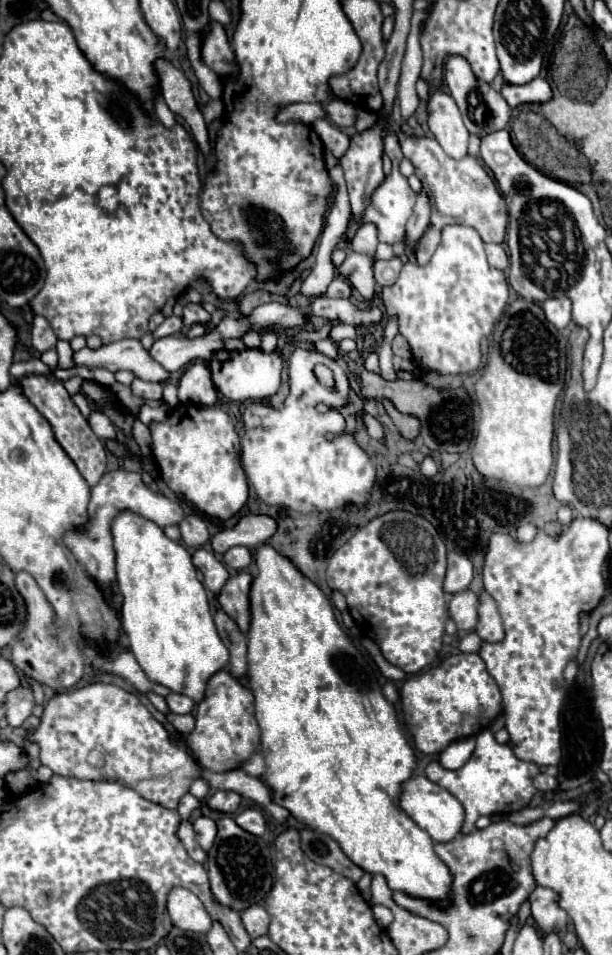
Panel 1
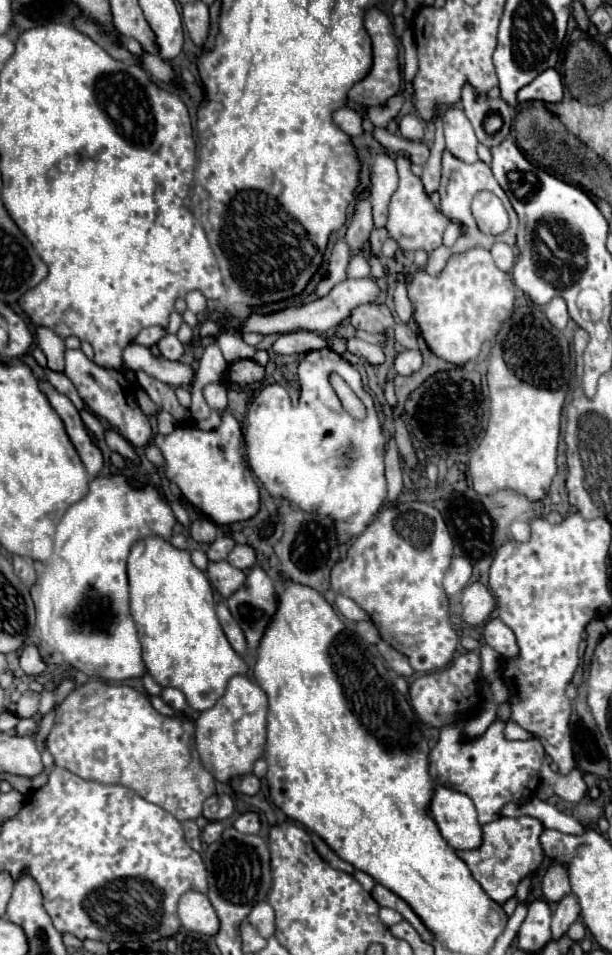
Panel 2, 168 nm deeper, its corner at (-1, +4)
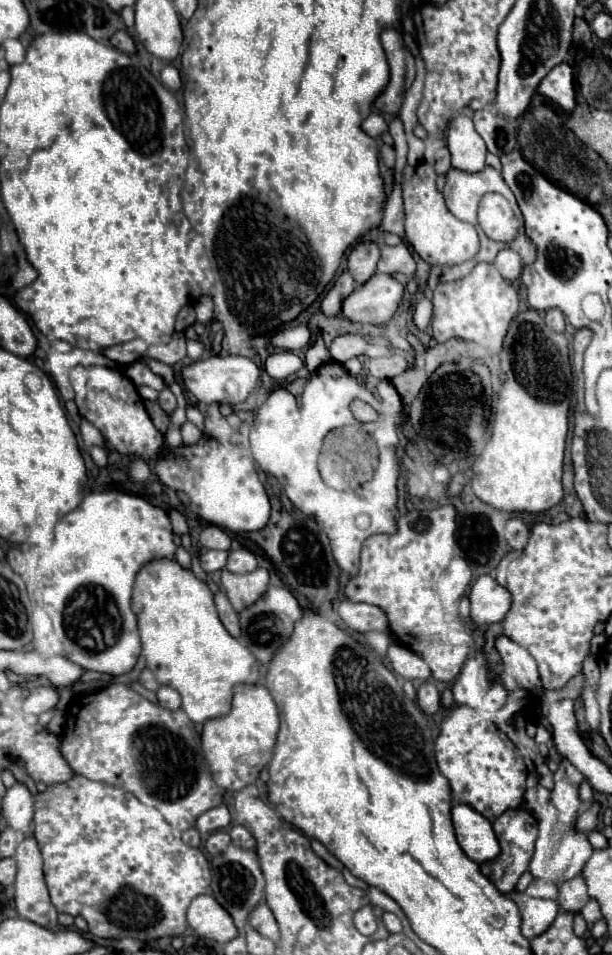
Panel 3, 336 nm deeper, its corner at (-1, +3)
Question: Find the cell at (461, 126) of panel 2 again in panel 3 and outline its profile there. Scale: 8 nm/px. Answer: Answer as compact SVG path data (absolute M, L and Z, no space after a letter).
M461 114L451 120L447 130L447 146L451 152L453 168L465 172L477 172L485 168L487 148L469 116Z

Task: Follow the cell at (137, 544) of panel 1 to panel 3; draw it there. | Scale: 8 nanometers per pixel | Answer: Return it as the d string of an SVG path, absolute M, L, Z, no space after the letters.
M153 560L139 570L133 586L131 606L139 620L139 634L147 668L155 674L159 684L173 686L181 694L181 708L193 722L203 724L211 718L225 716L231 710L233 686L255 684L259 680L259 662L253 658L251 650L235 640L221 624L209 586L201 582L191 570L179 566L175 560Z

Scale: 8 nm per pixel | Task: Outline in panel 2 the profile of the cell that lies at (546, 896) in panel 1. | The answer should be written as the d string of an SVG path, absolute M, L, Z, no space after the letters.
M549 865L549 869L543 875L541 889L543 889L543 899L547 903L561 901L561 897L565 897L567 893L571 893L567 869L563 865Z

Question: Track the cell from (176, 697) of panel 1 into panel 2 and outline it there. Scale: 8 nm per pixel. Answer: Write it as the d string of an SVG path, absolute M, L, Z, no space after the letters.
M171 687L163 689L163 693L161 693L161 699L163 699L167 705L171 705L173 709L177 709L177 711L185 711L185 709L187 709L185 695L183 695L179 689L171 689Z

